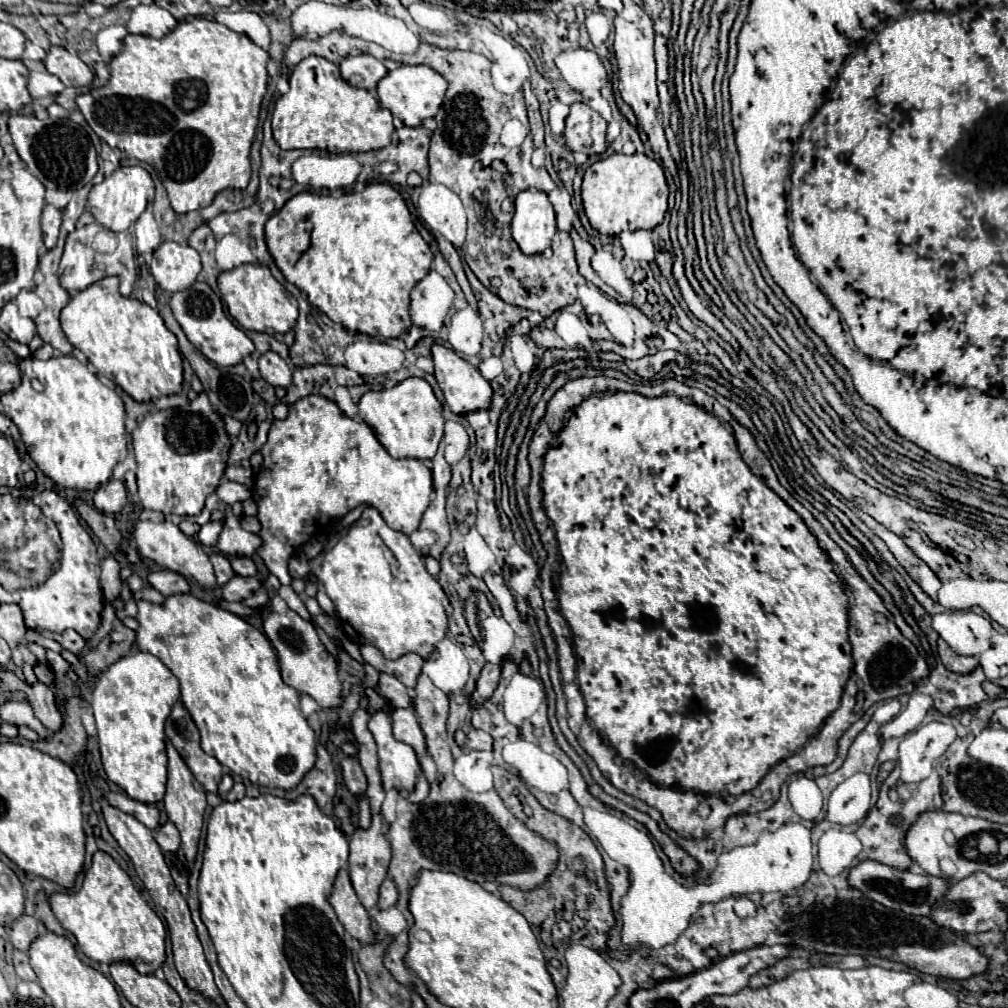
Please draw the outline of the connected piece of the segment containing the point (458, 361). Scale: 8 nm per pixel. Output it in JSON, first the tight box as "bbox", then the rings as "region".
{"bbox":[432,343,492,415],"region":[[[434,343],[432,345],[432,361],[434,361],[434,377],[444,393],[444,399],[450,407],[452,413],[456,415],[466,415],[470,411],[476,411],[476,409],[488,409],[490,407],[490,401],[492,401],[492,387],[490,383],[480,375],[480,371],[470,365],[466,359],[458,357],[450,347],[446,345],[438,345]]]}

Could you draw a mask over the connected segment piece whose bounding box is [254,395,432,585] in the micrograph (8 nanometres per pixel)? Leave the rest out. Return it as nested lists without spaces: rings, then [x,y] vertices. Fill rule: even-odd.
[[[306,395],[288,407],[286,419],[276,419],[268,431],[268,441],[262,445],[264,463],[260,473],[254,479],[256,487],[256,505],[258,505],[258,521],[262,525],[258,537],[262,545],[258,547],[258,555],[266,563],[268,571],[280,579],[282,585],[290,585],[288,559],[294,551],[304,545],[316,531],[322,527],[326,519],[342,519],[354,507],[366,503],[378,509],[388,523],[388,527],[410,535],[416,531],[422,513],[430,503],[432,491],[432,473],[420,459],[394,459],[388,451],[374,441],[376,435],[364,421],[354,421],[346,413],[336,407],[334,401],[322,395]]]

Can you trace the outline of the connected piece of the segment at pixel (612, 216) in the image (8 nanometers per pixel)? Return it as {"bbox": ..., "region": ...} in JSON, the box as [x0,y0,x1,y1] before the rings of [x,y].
{"bbox":[582,153,668,235],"region":[[[614,153],[586,169],[582,179],[582,201],[590,225],[602,235],[618,235],[636,229],[650,231],[662,223],[668,209],[664,169],[644,153]]]}

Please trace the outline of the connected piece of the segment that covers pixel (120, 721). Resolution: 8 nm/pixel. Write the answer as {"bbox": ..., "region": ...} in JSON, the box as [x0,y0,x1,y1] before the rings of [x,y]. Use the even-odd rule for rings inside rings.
{"bbox":[92,651,178,803],"region":[[[142,651],[122,657],[96,679],[92,709],[98,727],[102,765],[108,779],[136,801],[158,803],[164,797],[164,721],[178,697],[178,679],[172,675],[172,671],[158,657]]]}

